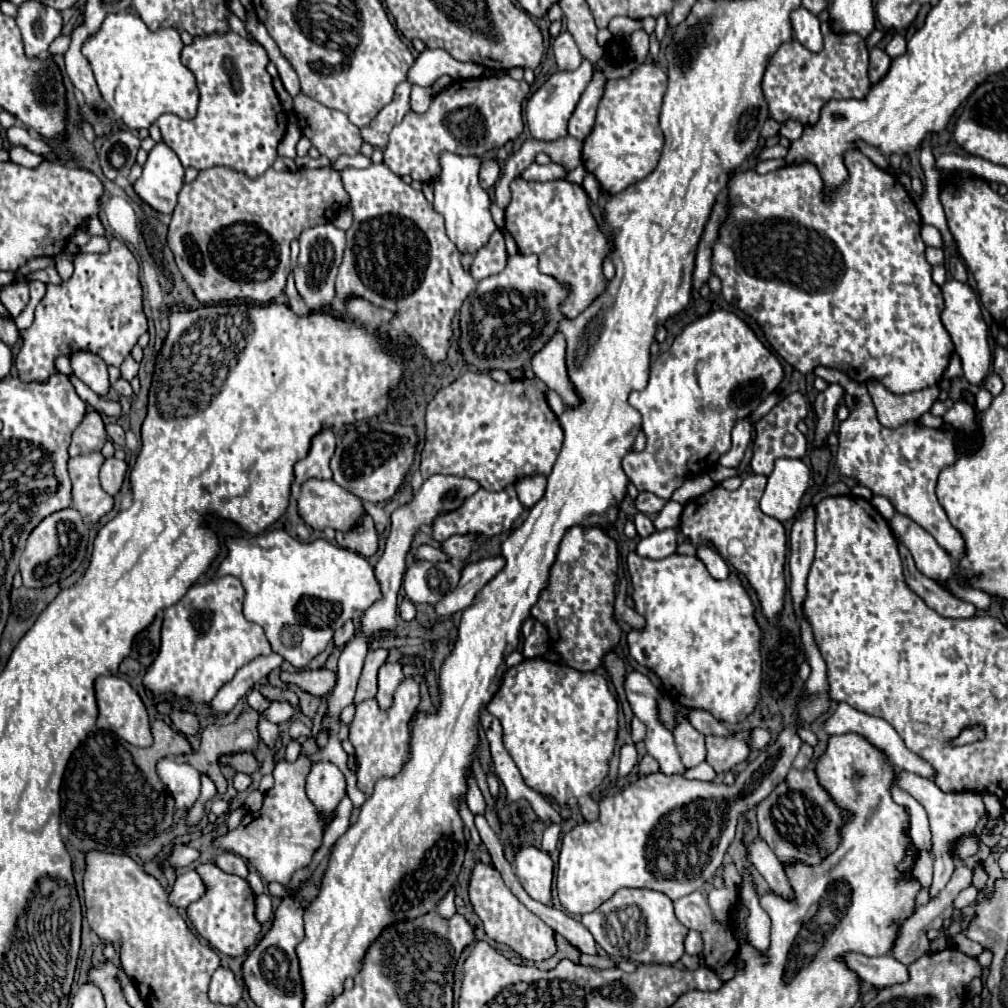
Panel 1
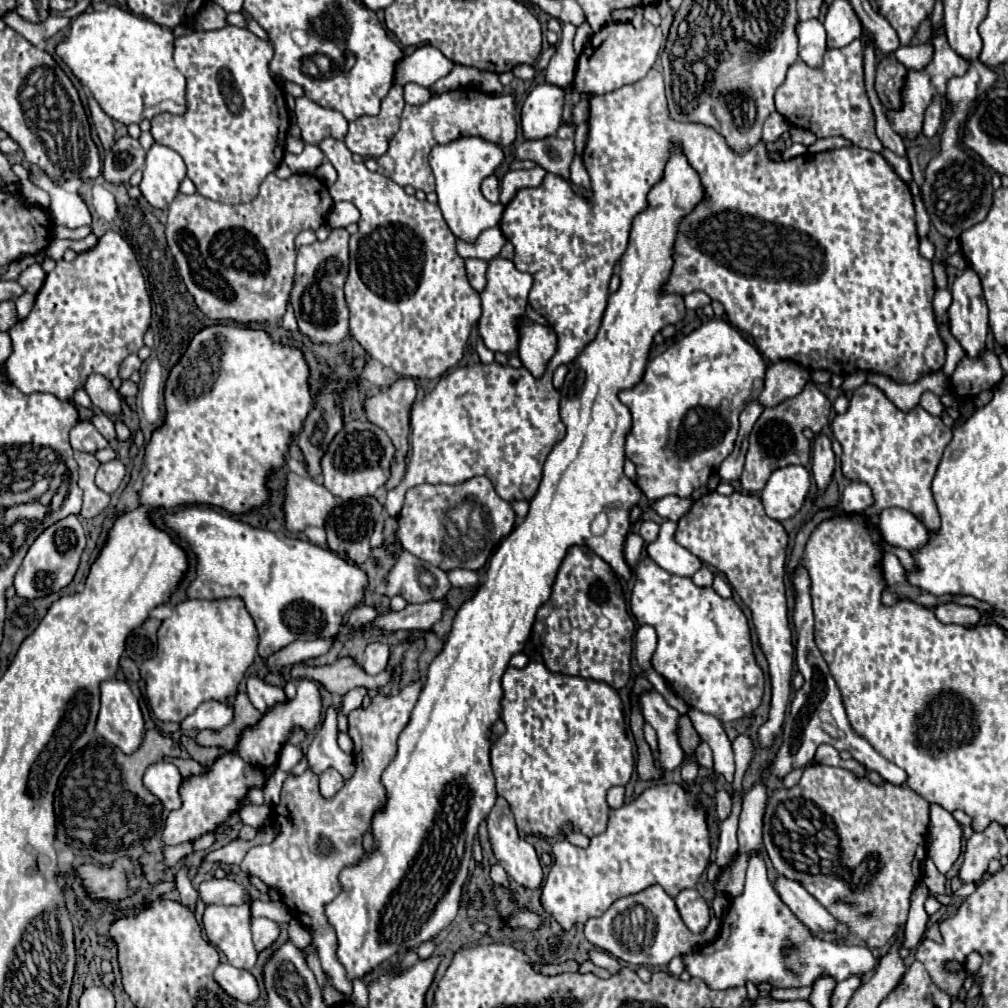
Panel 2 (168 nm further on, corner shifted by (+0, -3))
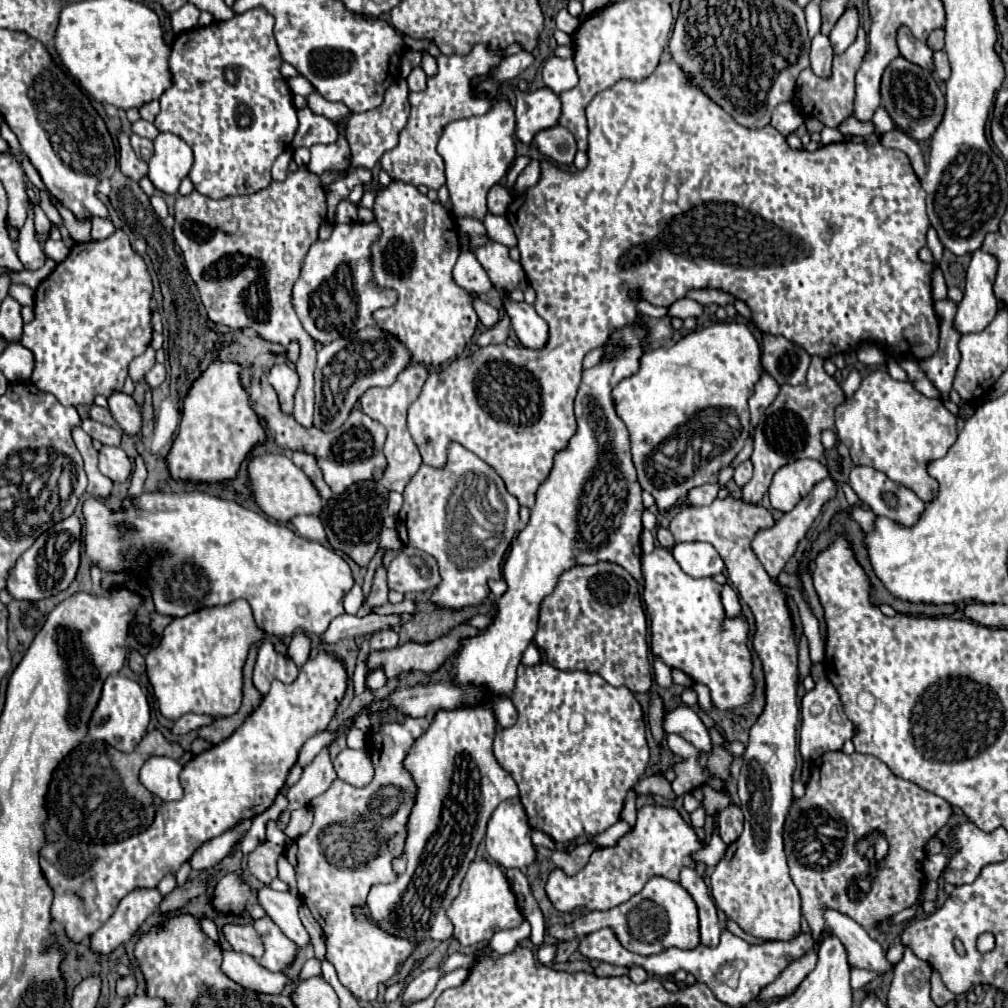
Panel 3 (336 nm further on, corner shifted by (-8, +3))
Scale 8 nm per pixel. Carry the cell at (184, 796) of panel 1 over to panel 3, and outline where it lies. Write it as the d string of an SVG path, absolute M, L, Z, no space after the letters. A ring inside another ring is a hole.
M152 756L140 768L140 782L158 798L162 800L180 800L182 786L180 786L180 762L166 758L166 756Z

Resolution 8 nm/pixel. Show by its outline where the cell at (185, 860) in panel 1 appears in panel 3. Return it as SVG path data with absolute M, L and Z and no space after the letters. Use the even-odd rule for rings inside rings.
M312 806L300 808L300 810L292 812L292 820L290 820L290 824L288 824L288 828L286 828L284 832L286 832L290 838L298 838L298 836L302 836L302 834L306 834L306 832L310 830L312 818L314 818Z

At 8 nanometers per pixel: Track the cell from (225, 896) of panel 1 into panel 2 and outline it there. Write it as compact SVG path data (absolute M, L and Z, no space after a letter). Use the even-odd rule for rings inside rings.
M250 904L240 906L208 906L202 916L204 932L228 962L236 968L250 970L256 964L258 952L250 932Z

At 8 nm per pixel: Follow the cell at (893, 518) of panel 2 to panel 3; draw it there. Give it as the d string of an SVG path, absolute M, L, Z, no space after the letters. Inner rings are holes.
M854 466L852 472L850 472L850 486L856 492L856 496L876 516L888 516L888 518L892 518L894 522L898 522L902 526L912 526L924 510L924 502L912 490L908 490L906 486L902 486L898 482L892 482L884 472L876 470L876 468L870 468L870 466Z

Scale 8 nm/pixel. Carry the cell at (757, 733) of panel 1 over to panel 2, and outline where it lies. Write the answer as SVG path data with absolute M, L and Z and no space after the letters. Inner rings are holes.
M740 734L734 738L732 748L736 756L736 778L742 782L742 776L754 758L754 740L746 734Z

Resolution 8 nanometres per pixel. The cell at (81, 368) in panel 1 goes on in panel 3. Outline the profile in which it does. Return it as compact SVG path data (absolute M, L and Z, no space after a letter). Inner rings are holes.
M124 392L112 394L108 398L108 408L110 408L110 414L114 416L118 428L122 428L124 434L128 434L128 436L138 436L140 434L142 412L140 412L140 408L138 408L138 404L134 402L132 396L128 396Z

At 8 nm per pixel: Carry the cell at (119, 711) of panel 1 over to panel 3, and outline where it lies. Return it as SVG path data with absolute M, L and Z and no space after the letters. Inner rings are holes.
M110 674L102 686L100 702L96 704L96 710L92 712L92 718L88 722L88 736L92 740L108 742L120 752L132 752L146 734L148 722L150 722L150 706L140 686L126 676Z

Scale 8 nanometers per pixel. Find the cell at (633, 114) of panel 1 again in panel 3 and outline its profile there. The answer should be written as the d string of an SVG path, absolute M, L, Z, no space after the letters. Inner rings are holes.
M670 58L668 62L660 62L652 76L648 76L644 82L632 82L632 80L620 80L616 86L610 86L608 90L602 90L592 98L592 102L586 108L588 116L588 166L580 172L568 172L562 170L552 160L540 162L540 180L536 186L530 186L526 192L514 196L506 220L516 232L518 238L518 250L520 250L520 264L526 272L526 278L530 286L536 290L536 302L534 308L538 316L546 320L550 326L548 342L540 350L530 350L526 346L506 346L506 344L490 344L480 348L468 358L454 360L448 368L440 372L432 372L426 380L420 398L408 408L408 430L422 454L422 460L434 468L440 468L446 462L446 446L450 442L458 442L464 448L472 450L478 458L482 458L486 464L490 464L500 478L504 480L508 492L520 502L520 506L532 508L536 500L538 486L548 478L554 456L568 446L568 440L576 432L576 420L574 420L574 398L576 390L580 386L582 378L582 360L584 356L600 348L608 342L610 334L632 326L638 320L638 308L636 302L628 296L630 290L638 290L640 298L648 300L654 306L672 306L672 302L684 298L690 290L702 290L702 288L716 288L722 292L732 294L738 300L744 300L752 314L754 322L760 330L784 336L796 344L800 344L808 354L818 354L822 358L830 358L834 354L844 354L850 350L856 350L860 342L876 342L882 344L886 354L896 356L898 360L910 358L910 360L924 360L932 356L938 348L938 336L940 336L940 324L934 312L934 300L930 290L930 272L932 264L924 264L918 260L918 250L926 246L926 232L928 232L928 216L926 216L926 194L920 186L920 180L916 178L908 156L902 150L884 148L880 142L876 146L872 144L854 144L854 142L838 142L818 148L816 152L808 150L792 150L786 144L786 138L772 128L770 124L758 130L750 130L746 126L740 126L724 108L716 106L700 90L700 86L692 84L690 76ZM666 182L676 186L678 200L676 202L664 202L662 190Z

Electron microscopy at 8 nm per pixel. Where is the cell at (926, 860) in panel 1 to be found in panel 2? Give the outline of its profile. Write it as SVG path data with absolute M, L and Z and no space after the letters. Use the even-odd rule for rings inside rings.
M924 882L916 884L916 888L912 890L912 896L910 896L910 912L908 912L908 922L904 926L904 934L906 934L906 940L904 940L904 946L908 948L916 948L920 938L924 936L926 932L926 924L928 924L928 914L924 910L924 902L928 898L928 888Z

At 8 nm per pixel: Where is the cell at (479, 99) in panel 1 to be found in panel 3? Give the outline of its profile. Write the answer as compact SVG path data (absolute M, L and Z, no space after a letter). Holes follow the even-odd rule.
M484 44L472 46L472 50L466 55L452 54L452 56L440 56L438 62L438 72L428 78L426 90L424 92L410 92L408 102L412 106L410 118L406 128L400 132L400 142L396 148L388 150L380 158L380 166L390 174L392 180L402 180L412 186L428 186L438 190L442 184L446 183L444 161L436 151L436 146L442 128L460 118L470 118L470 116L482 116L488 112L488 108L494 104L492 100L482 100L476 96L471 81L478 76L485 76L492 66L499 65L504 57L511 56L522 50L518 44L513 44L505 50L490 51Z

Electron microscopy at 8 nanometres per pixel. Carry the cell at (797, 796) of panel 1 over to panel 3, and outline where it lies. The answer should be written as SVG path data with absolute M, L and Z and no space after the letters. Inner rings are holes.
M842 750L826 752L816 766L816 774L810 776L810 782L806 784L804 798L792 802L784 826L784 846L790 876L802 896L802 916L808 922L812 938L816 938L816 950L810 950L808 954L804 954L804 958L790 962L774 982L760 990L756 1000L770 1002L776 998L790 996L798 988L798 984L814 970L818 960L820 934L824 934L826 928L824 906L848 914L848 918L868 930L876 928L878 924L886 926L894 914L916 904L924 878L924 844L948 822L950 814L952 810L948 802L908 780L896 778L878 758L856 752L854 760L854 754L848 756Z

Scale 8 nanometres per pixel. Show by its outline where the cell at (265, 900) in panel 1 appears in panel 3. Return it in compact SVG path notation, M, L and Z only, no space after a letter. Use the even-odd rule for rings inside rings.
M268 916L262 920L256 920L254 928L256 928L256 932L262 938L264 948L266 948L260 964L264 968L268 968L270 972L288 970L298 954L298 946L292 940L288 940L284 936L284 932Z

